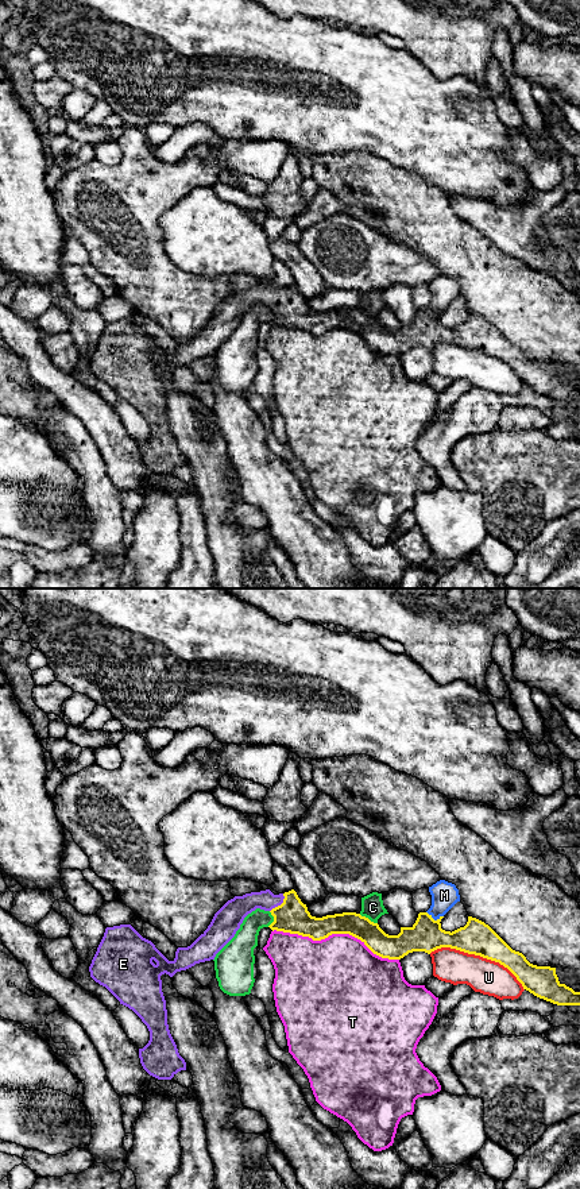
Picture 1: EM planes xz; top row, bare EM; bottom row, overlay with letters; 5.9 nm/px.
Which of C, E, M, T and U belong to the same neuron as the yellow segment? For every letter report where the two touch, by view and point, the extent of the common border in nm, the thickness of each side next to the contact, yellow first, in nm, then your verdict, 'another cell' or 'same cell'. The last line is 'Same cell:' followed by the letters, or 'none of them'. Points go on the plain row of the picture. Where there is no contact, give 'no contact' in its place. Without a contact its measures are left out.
C: xz (367, 313) | 130 nm | 140/130 nm | another cell
E: xz (281, 300) | 140 nm | 190/140 nm | same cell
M: xz (433, 315) | 110 nm | 190/160 nm | another cell
T: xz (336, 328) | 750 nm | 170/460 nm | another cell
U: xz (479, 350) | 600 nm | 200/200 nm | another cell
Same cell: E

